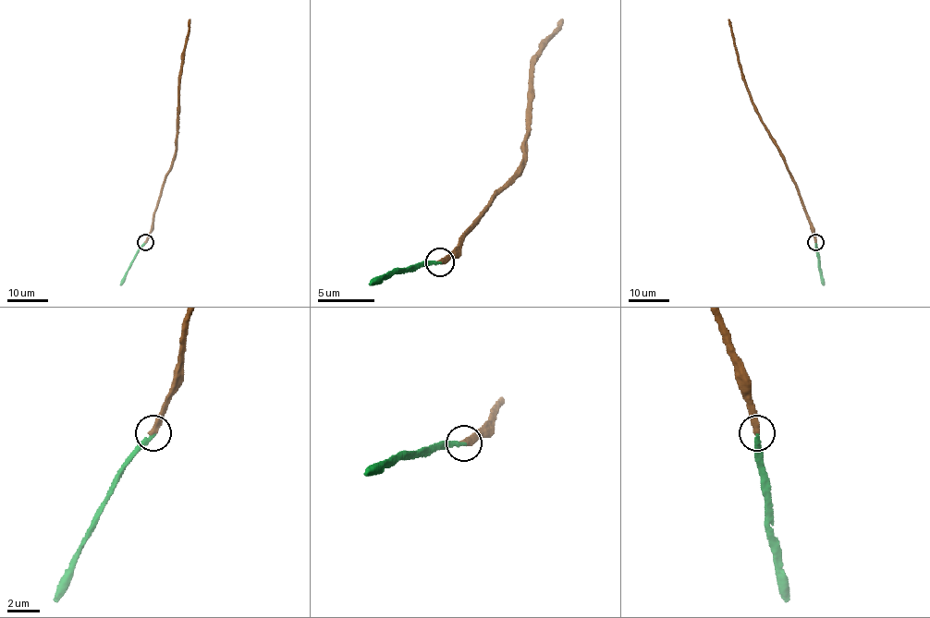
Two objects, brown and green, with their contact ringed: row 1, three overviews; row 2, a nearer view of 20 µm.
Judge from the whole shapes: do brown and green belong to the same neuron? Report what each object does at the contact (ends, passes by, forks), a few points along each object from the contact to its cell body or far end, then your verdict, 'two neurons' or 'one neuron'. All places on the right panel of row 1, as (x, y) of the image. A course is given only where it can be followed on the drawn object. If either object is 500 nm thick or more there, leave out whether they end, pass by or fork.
brown ends there; green ends there; brown runs (816, 242), (798, 186), (763, 122), (745, 80), (728, 19); green runs (816, 242), (818, 269), (823, 285); one neuron

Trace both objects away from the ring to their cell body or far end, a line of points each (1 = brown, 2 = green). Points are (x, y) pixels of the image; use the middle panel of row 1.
1: (439, 263), (522, 168), (531, 66), (559, 29), (562, 19)
2: (439, 263), (393, 269), (371, 283)

